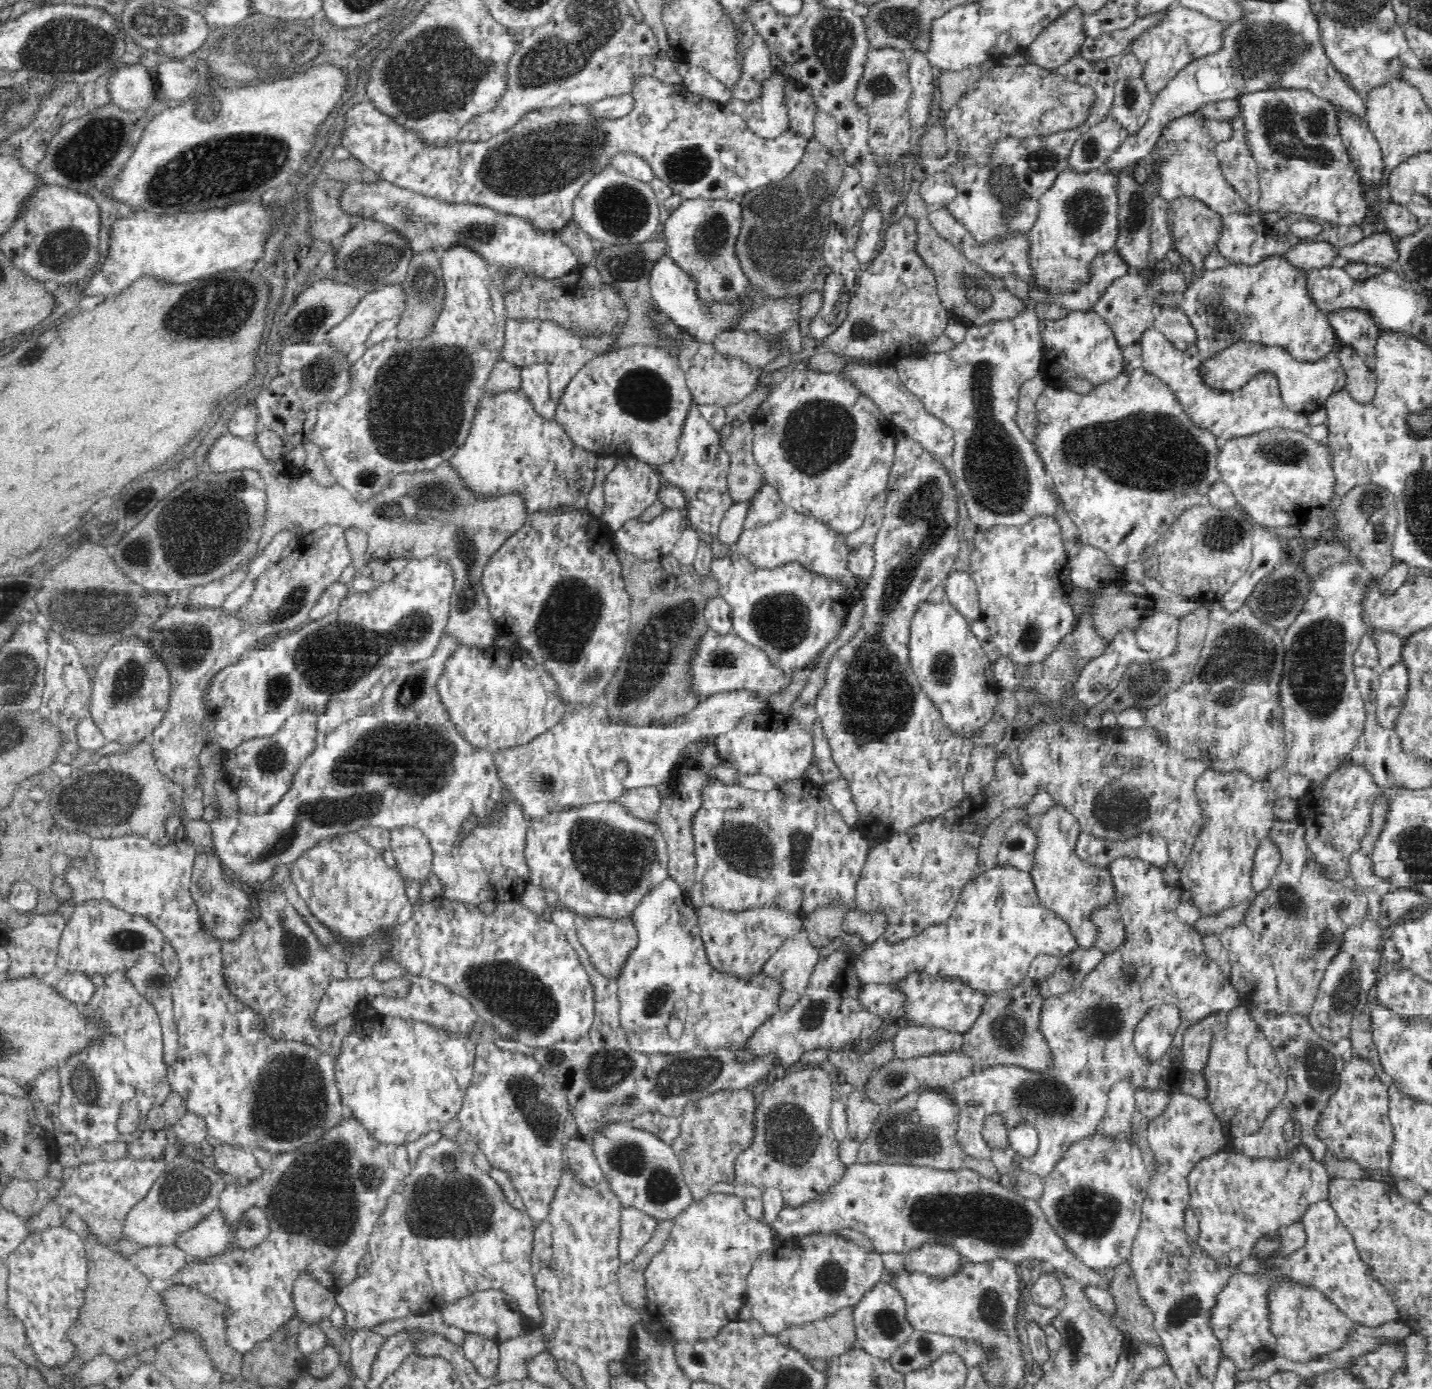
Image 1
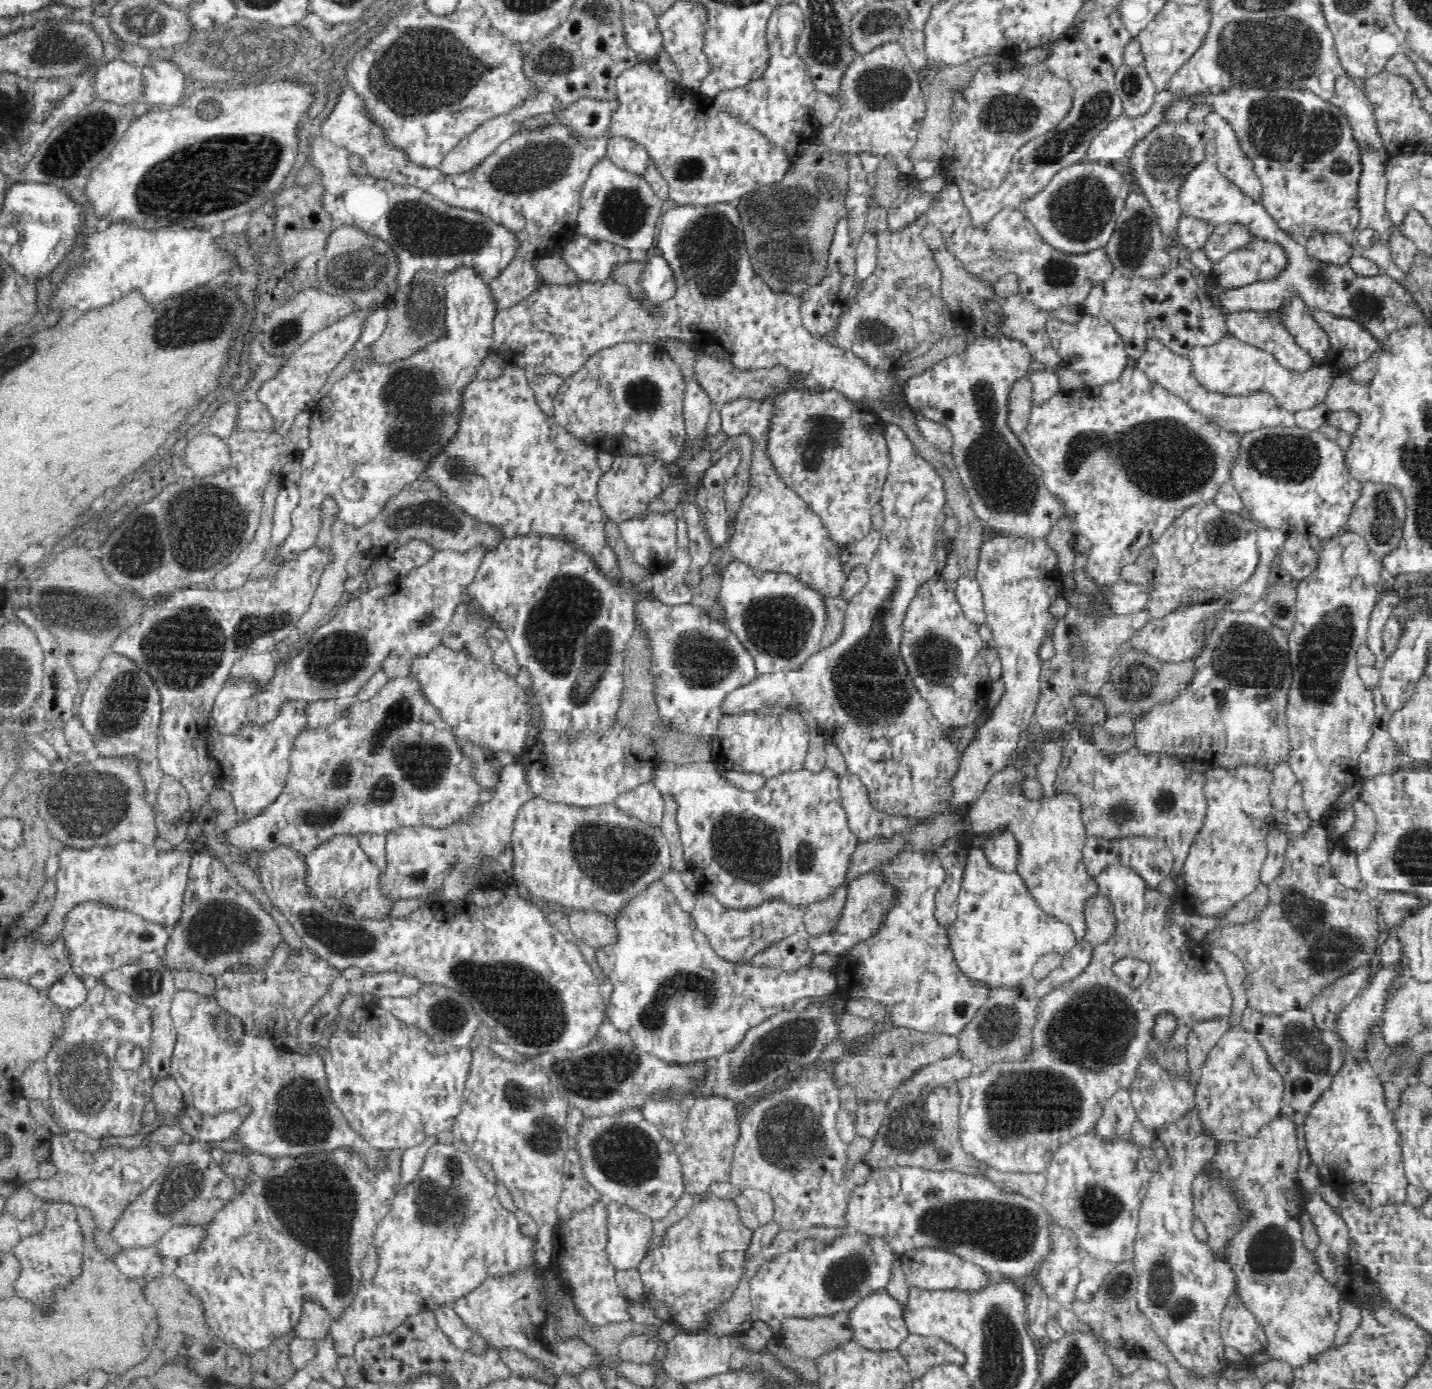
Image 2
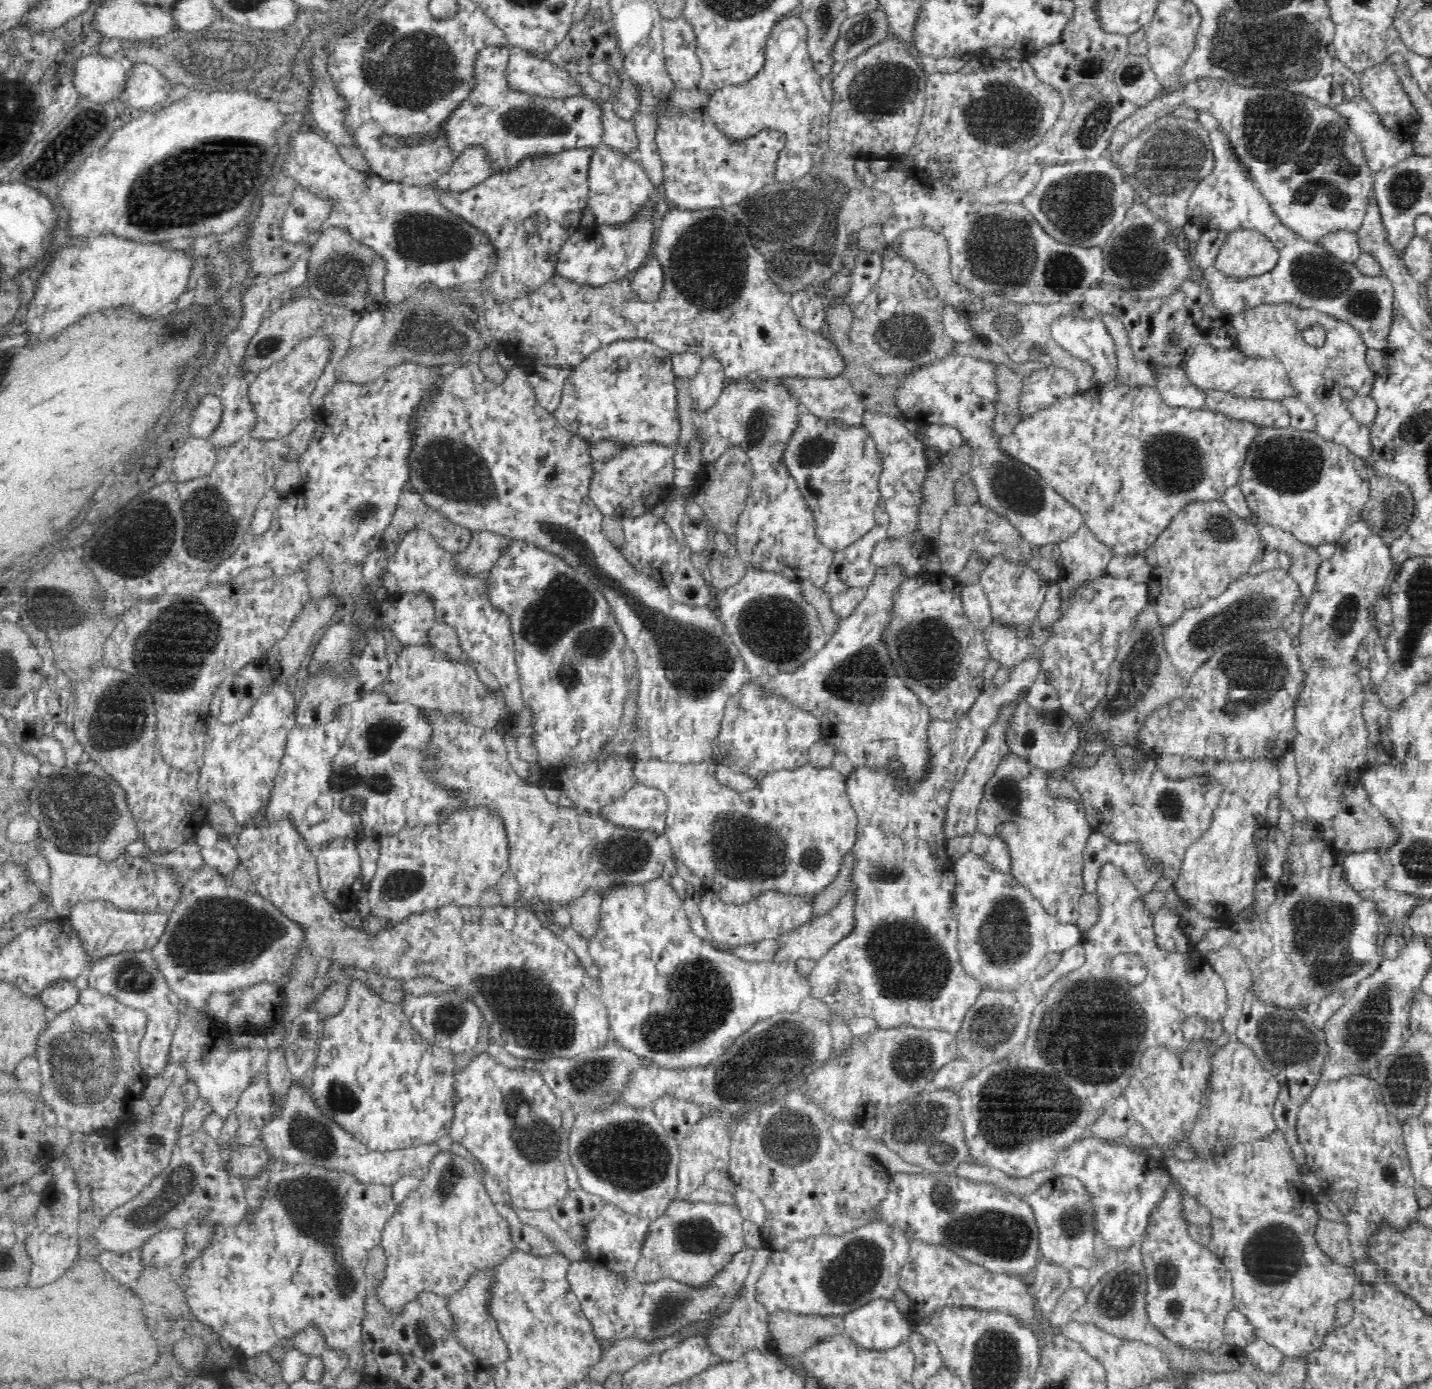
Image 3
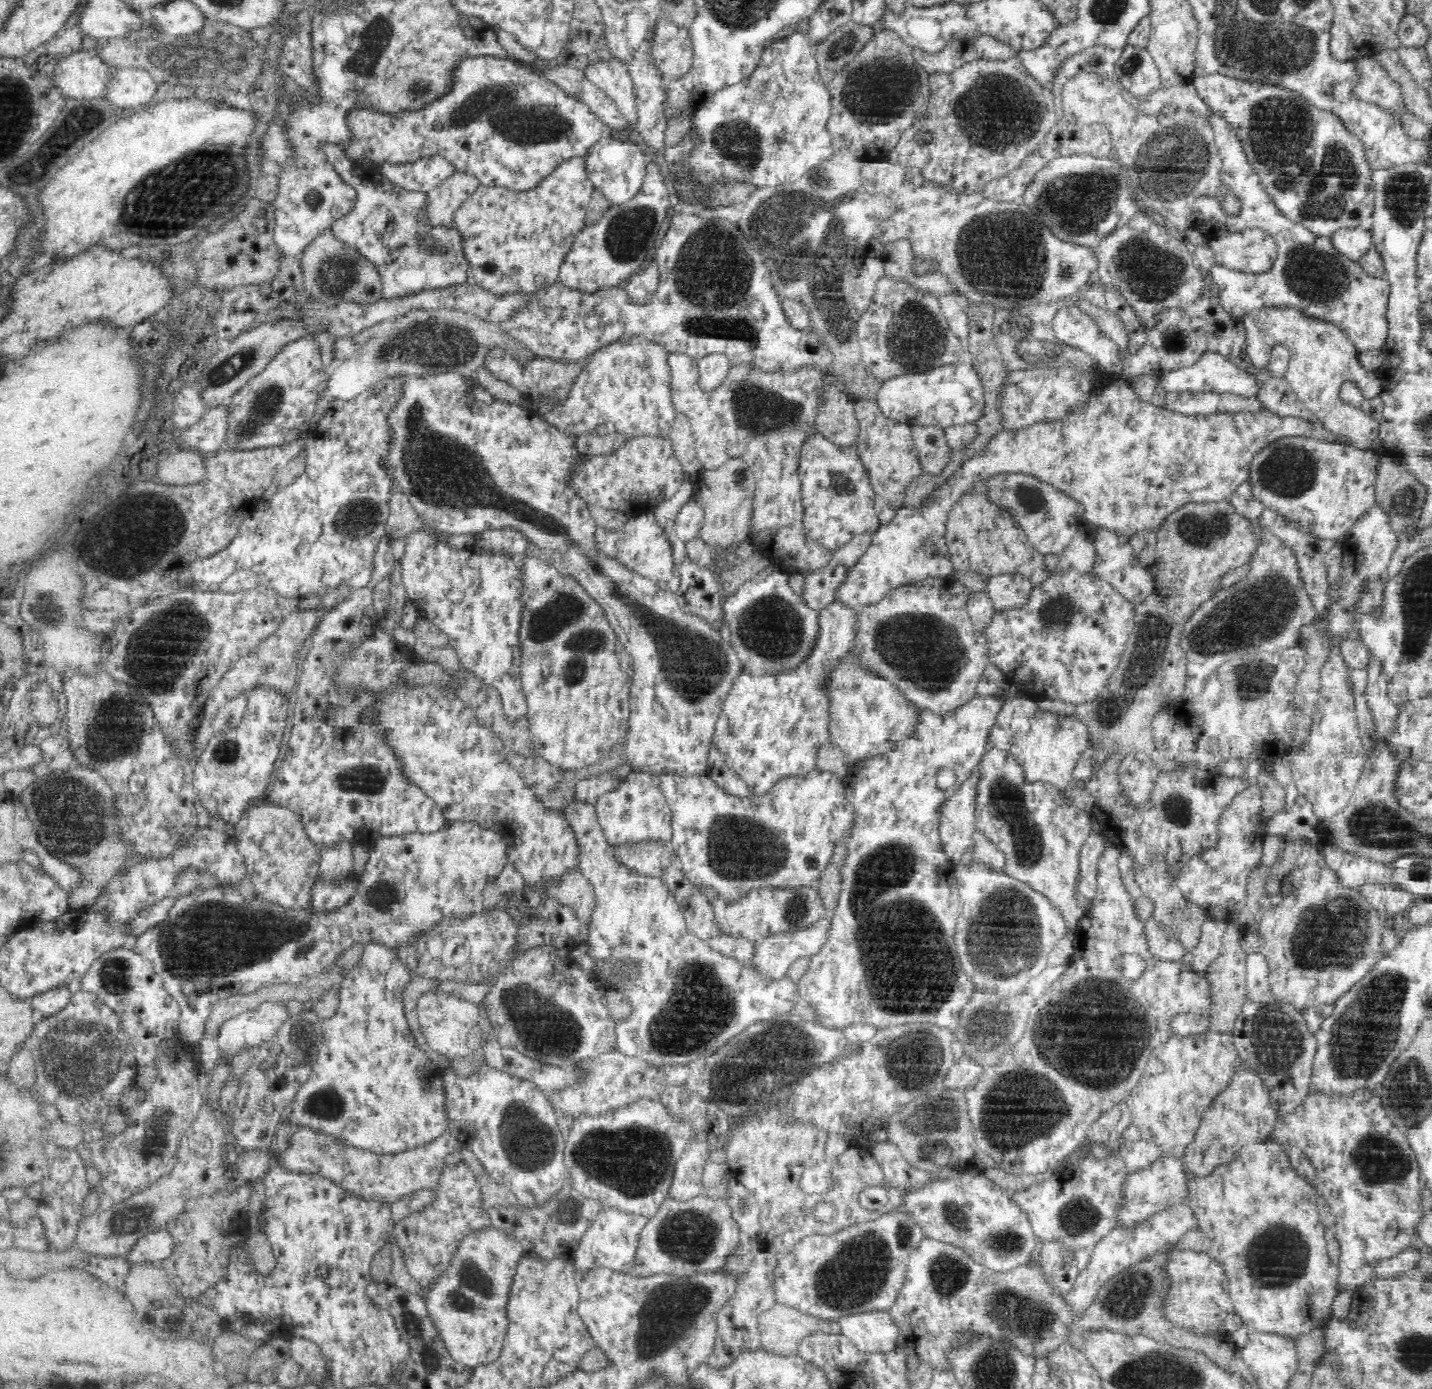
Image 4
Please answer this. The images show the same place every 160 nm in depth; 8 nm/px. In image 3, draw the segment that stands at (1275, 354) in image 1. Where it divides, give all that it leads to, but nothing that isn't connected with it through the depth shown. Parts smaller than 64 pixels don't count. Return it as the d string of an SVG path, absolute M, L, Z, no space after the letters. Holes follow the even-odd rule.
M1200 345L1196 347L1192 358L1182 367L1187 382L1202 390L1212 389L1239 397L1273 401L1295 396L1284 363L1278 357L1254 358L1244 356L1238 348L1219 349L1210 345Z

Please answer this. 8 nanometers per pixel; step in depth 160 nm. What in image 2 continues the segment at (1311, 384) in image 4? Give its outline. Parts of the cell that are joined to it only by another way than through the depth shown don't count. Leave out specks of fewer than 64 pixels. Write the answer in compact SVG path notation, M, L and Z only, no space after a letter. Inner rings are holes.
M1278 308L1269 311L1243 311L1229 313L1225 315L1227 330L1229 336L1237 338L1250 346L1255 346L1258 350L1268 352L1276 358L1276 360L1286 369L1298 374L1305 374L1308 370L1312 370L1318 362L1314 361L1314 357L1308 351L1291 345L1293 336L1290 334L1290 329L1287 326L1285 317L1287 314L1284 308ZM1311 309L1310 316L1326 331L1330 348L1322 358L1321 364L1329 367L1338 376L1356 368L1360 362L1368 360L1372 353L1380 350L1370 333L1358 323L1343 317L1336 317L1331 312Z

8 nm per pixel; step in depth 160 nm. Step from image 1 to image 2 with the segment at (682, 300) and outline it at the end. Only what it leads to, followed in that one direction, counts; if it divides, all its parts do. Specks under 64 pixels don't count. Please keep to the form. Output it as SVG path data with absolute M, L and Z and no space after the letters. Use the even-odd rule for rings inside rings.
M661 255L644 262L639 278L638 284L644 290L645 298L654 304L668 300L675 291L672 271Z

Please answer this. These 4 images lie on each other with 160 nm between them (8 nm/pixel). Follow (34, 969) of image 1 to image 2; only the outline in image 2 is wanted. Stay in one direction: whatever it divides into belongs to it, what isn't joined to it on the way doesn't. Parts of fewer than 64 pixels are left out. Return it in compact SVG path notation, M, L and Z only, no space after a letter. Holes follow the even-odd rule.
M134 842L116 844L112 848L92 847L88 850L68 847L60 850L57 855L59 868L54 877L57 891L53 907L46 916L46 922L36 928L46 943L62 935L66 913L81 902L104 903L138 914L169 930L178 922L191 863L191 855L186 848L176 847L171 851L160 852L158 844ZM178 991L174 995L170 1014L177 1031L170 1074L183 1092L184 1102L210 1114L230 1111L243 1104L252 1105L252 1114L244 1120L239 1140L253 1151L274 1159L334 1153L346 1149L357 1153L372 1175L380 1175L392 1168L395 1153L371 1149L334 1106L330 1091L327 1090L323 1060L319 1053L298 1056L292 1050L278 1049L264 1036L248 1036L241 1020L228 1016L215 997L203 997L194 991Z

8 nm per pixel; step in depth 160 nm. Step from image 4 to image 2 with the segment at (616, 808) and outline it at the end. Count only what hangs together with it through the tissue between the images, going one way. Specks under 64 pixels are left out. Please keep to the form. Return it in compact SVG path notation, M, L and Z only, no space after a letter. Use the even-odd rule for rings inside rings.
M652 783L640 784L637 788L615 799L614 806L630 818L652 827L660 827L664 818L664 798Z

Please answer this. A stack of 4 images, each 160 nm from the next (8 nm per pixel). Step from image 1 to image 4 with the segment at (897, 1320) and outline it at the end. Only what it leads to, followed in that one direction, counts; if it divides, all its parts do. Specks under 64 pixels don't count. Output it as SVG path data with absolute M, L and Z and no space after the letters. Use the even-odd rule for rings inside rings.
M888 1311L842 1316L834 1328L859 1351L870 1353L894 1350L898 1338L897 1328L893 1326Z

